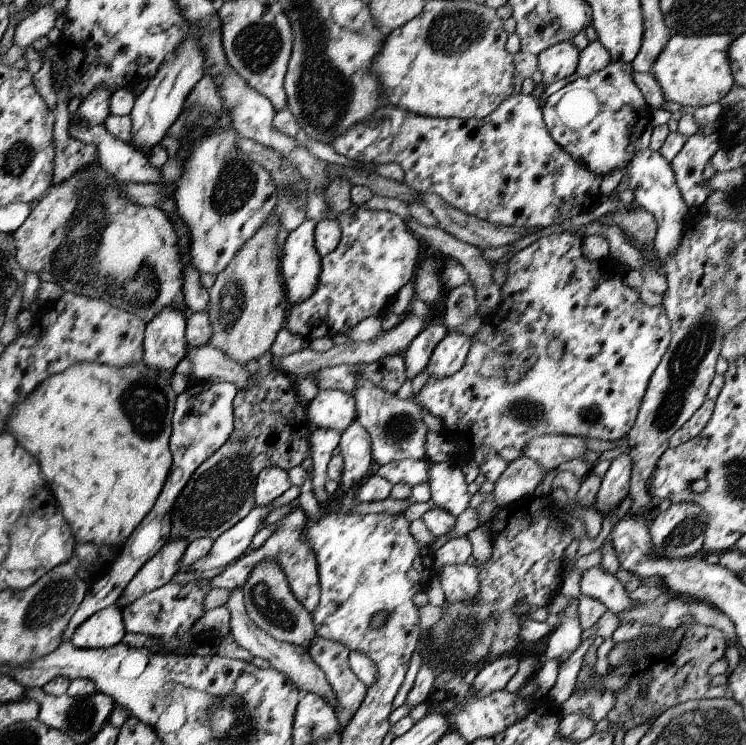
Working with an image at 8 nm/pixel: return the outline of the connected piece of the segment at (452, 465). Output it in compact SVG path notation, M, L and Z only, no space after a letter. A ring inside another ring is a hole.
M448 460L440 464L430 461L431 499L435 505L454 516L462 514L468 508L472 496L466 489L468 484L456 461Z

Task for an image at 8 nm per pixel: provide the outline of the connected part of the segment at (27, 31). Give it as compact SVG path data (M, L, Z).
M46 4L42 8L35 9L17 25L13 36L13 44L25 47L30 46L32 42L36 42L38 39L46 38L48 32L56 24L58 16L61 15L62 12L52 8L52 4Z

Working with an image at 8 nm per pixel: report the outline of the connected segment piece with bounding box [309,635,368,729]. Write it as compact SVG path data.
M317 635L309 652L312 660L323 670L338 700L336 710L333 711L343 729L364 702L368 687L352 672L348 662L349 650L342 644Z

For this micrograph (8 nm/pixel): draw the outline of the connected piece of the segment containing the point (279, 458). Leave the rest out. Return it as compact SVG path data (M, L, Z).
M270 351L264 352L258 360L250 360L246 364L250 374L256 378L256 384L252 388L238 390L233 402L234 430L230 438L196 468L186 486L182 488L180 496L176 498L170 512L172 528L169 540L186 538L191 543L202 536L217 539L254 510L255 485L264 468L278 466L288 471L294 466L300 466L304 459L310 456L310 436L313 429L306 416L306 404L300 401L295 379L284 372L278 372L274 366L270 368L273 357Z

